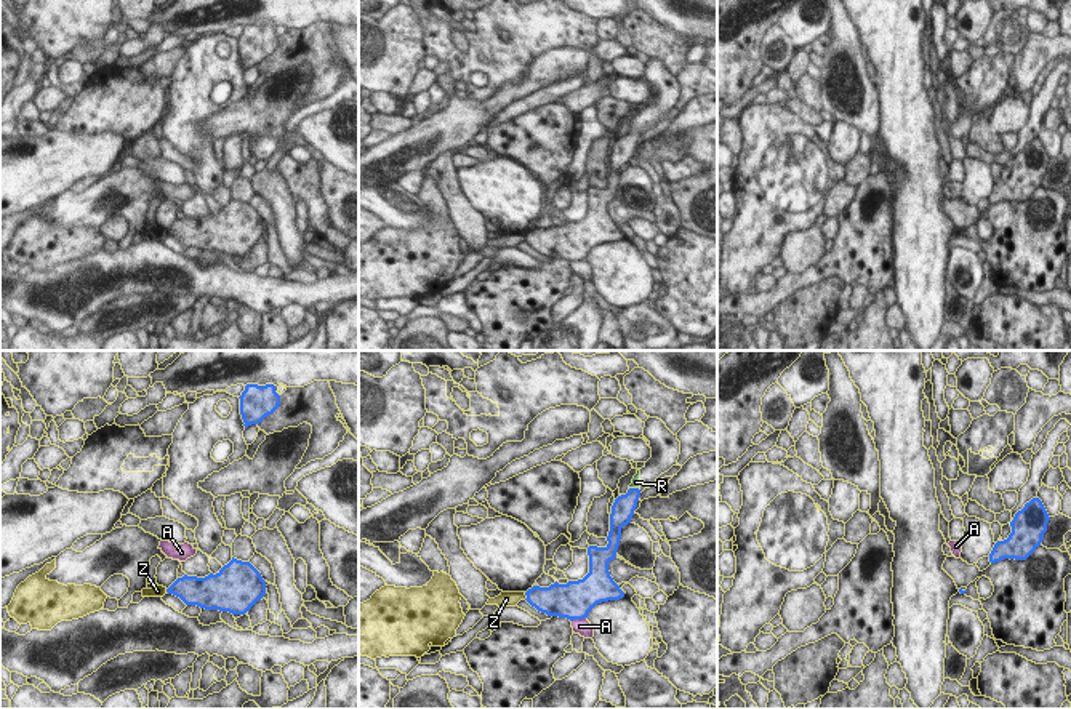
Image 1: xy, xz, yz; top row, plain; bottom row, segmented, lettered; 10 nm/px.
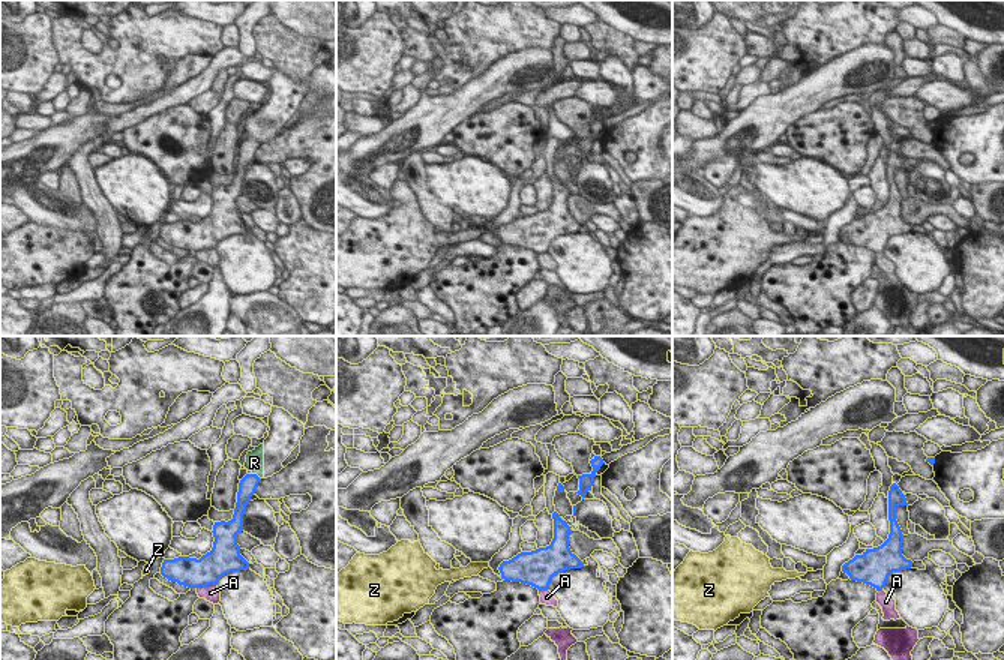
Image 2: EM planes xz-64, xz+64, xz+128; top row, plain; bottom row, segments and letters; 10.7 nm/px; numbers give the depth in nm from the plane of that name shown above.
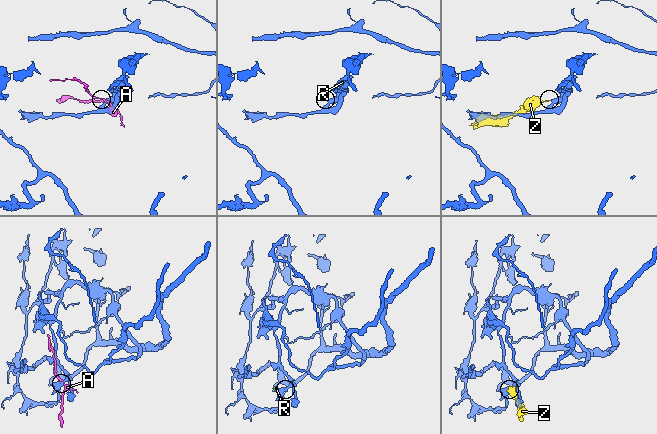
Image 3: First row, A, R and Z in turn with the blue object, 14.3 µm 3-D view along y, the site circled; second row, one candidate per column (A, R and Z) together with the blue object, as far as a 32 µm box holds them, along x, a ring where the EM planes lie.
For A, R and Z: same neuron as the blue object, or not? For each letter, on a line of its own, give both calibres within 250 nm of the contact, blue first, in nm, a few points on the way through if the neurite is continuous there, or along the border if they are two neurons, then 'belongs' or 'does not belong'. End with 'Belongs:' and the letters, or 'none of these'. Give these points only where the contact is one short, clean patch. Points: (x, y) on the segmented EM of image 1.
A: calibres 380 and 160 nm; does not belong
R: calibres 240 and 100 nm; border xz (629, 487), (639, 490); does not belong
Z: calibres 280 and 160 nm; border xz (524, 592), (525, 599); does not belong
Belongs: none of these

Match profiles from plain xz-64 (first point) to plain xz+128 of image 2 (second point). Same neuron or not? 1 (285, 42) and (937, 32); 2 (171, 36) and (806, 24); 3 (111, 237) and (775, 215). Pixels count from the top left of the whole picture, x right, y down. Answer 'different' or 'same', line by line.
1: same
2: same
3: same

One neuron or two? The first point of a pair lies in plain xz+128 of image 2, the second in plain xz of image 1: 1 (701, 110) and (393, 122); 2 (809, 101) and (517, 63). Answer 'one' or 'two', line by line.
1: two
2: two

